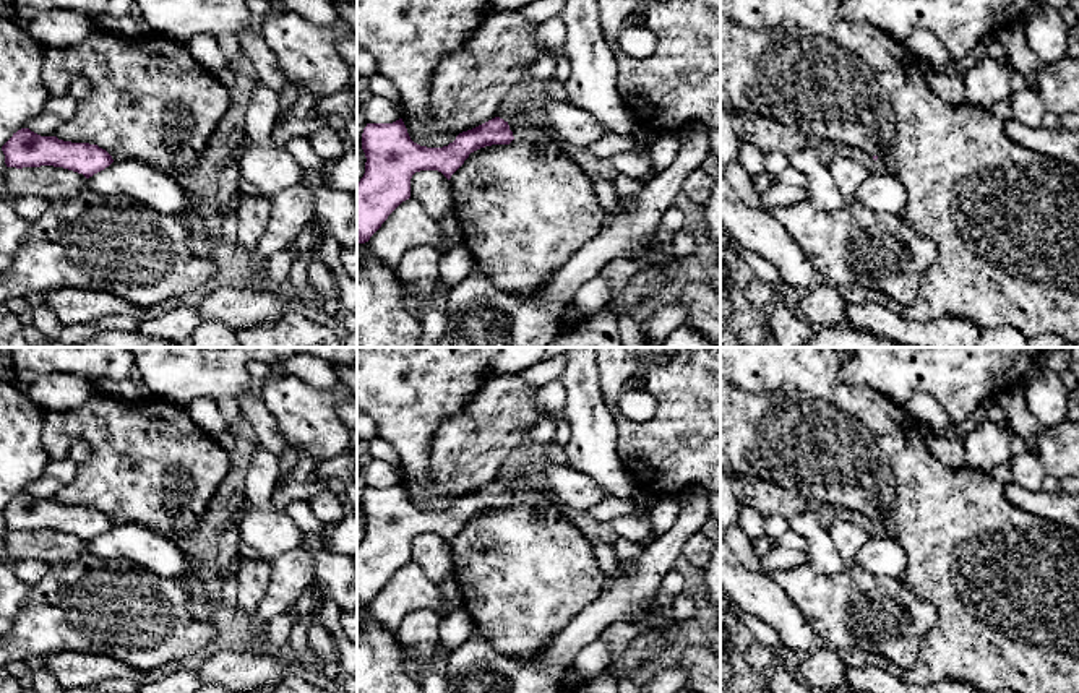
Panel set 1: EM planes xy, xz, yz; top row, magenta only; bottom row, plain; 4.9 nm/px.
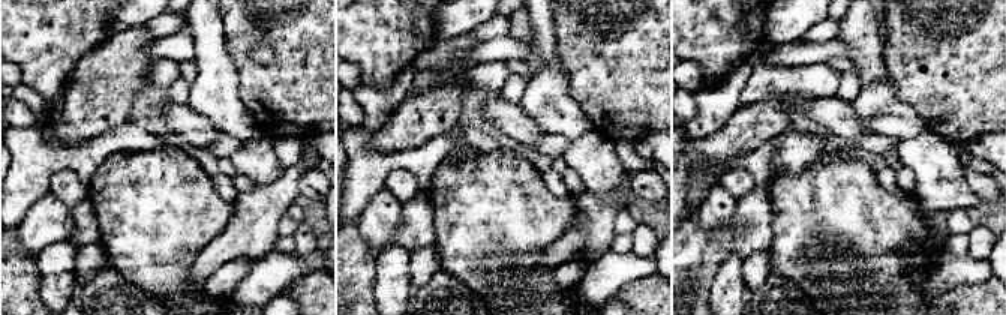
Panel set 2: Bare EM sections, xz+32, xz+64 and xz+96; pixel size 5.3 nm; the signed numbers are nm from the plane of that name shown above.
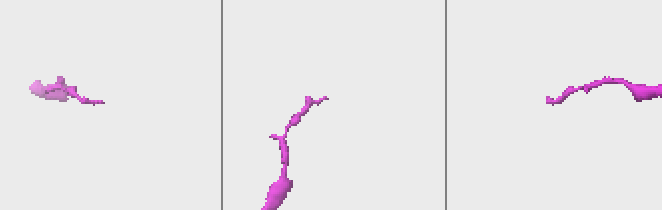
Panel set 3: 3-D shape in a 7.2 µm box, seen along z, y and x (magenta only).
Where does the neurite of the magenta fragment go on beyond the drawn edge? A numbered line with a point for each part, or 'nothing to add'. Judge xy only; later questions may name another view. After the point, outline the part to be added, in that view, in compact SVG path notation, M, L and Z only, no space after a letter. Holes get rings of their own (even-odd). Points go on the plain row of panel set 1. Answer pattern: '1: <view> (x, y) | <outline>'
nothing to add

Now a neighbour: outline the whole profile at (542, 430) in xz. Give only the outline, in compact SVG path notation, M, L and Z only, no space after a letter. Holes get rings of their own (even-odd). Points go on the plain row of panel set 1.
M542 417L532 424L526 435L526 441L547 443L557 438L555 419Z

